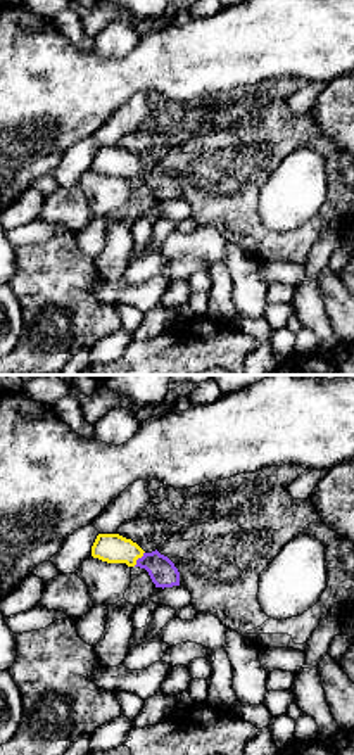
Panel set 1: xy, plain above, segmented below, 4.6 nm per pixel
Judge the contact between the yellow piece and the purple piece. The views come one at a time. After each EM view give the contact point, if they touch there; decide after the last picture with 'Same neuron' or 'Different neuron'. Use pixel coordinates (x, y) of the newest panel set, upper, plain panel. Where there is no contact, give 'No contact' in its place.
Touches yellow at (139, 170)

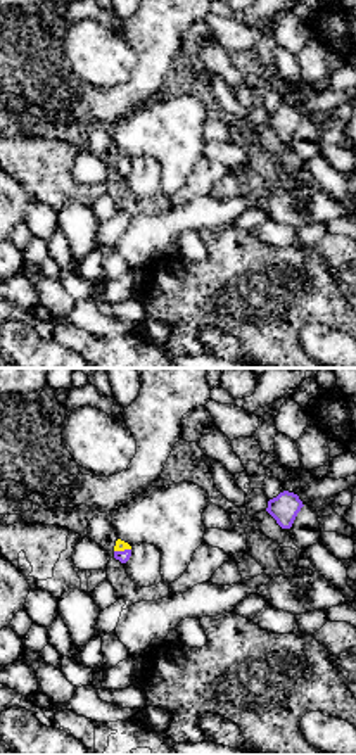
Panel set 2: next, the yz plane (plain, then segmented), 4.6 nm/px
Touches yellow at (121, 163)

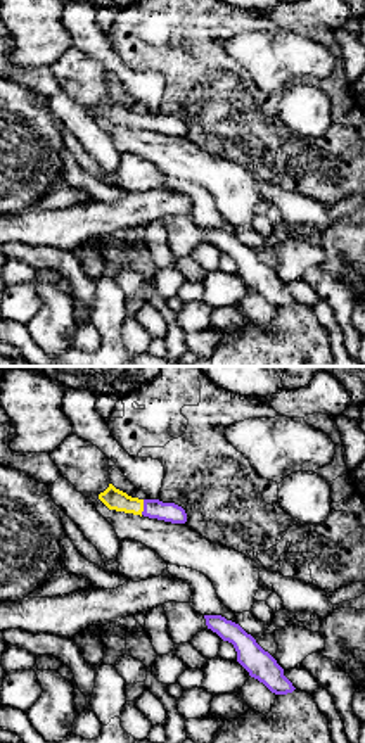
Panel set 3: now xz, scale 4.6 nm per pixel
Touches yellow at (142, 120)

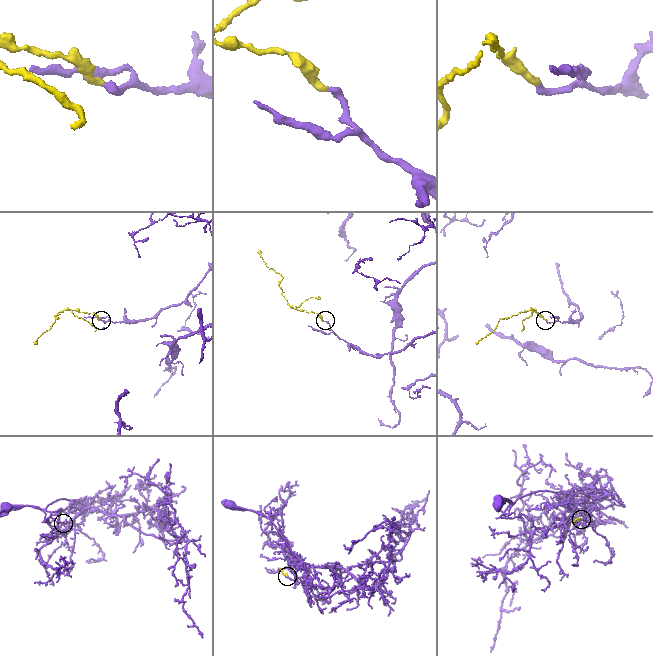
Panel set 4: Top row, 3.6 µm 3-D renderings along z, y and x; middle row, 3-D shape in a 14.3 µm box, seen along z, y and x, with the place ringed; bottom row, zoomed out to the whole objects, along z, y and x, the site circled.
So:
Same neuron

